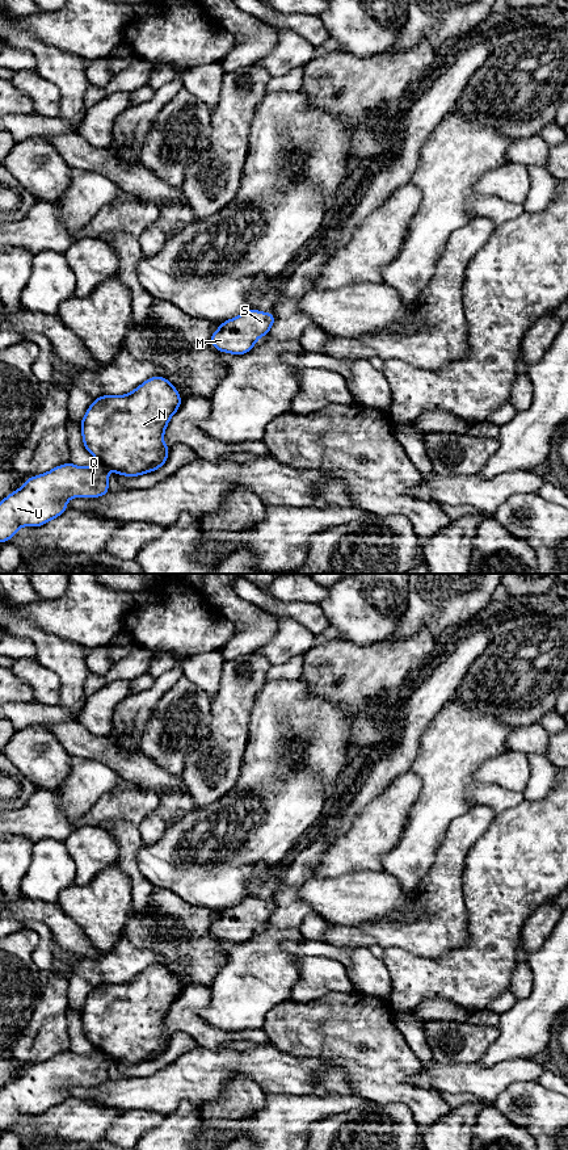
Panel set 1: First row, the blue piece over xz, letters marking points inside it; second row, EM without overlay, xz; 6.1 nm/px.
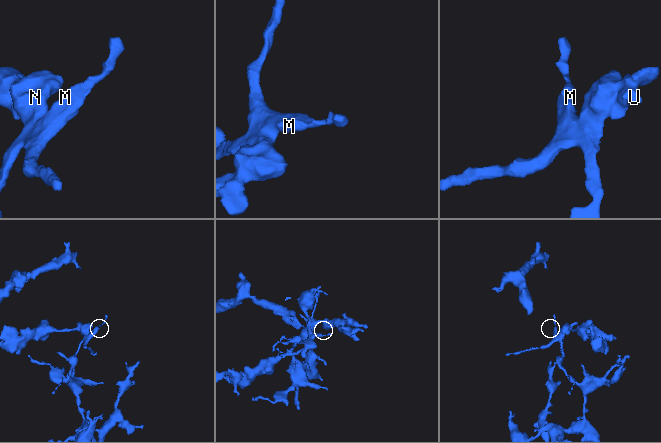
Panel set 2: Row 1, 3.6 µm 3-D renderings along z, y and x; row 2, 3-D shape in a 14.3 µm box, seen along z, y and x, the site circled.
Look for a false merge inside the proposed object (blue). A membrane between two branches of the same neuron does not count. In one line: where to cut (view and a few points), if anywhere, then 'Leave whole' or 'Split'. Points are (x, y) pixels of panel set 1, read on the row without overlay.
Split along xz (99, 1049), (102, 1053). Split

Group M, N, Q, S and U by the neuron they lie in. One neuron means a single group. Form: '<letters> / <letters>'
M N S / Q U

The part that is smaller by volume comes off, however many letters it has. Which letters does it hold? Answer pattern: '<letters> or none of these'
Q, U

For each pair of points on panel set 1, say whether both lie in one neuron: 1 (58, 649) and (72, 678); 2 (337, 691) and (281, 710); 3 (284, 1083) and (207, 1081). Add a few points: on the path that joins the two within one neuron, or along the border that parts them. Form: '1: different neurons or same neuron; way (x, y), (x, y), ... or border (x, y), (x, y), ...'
1: same neuron; way (60, 655), (72, 671)
2: different neurons; border (301, 678), (312, 693), (348, 710)
3: same neuron; way (265, 1066), (226, 1066)

